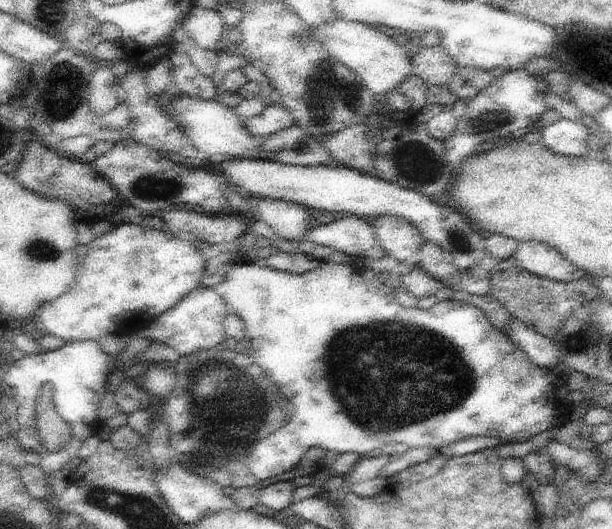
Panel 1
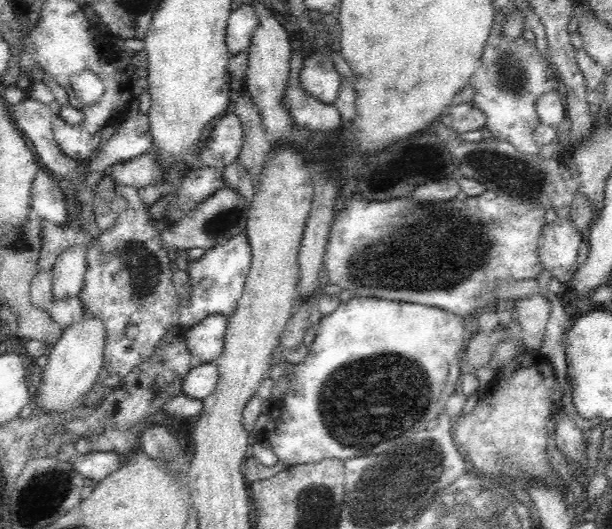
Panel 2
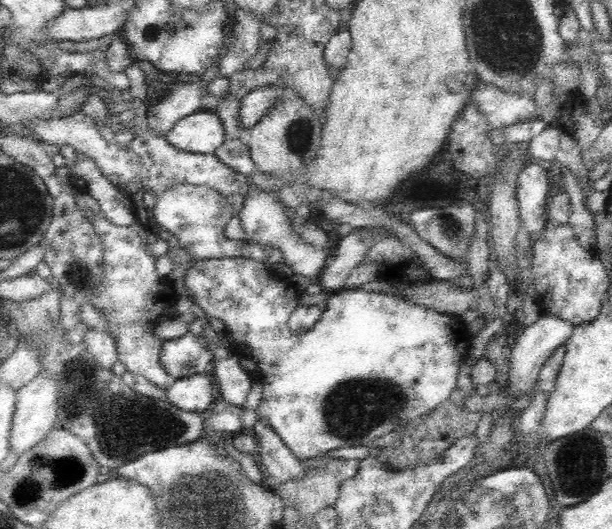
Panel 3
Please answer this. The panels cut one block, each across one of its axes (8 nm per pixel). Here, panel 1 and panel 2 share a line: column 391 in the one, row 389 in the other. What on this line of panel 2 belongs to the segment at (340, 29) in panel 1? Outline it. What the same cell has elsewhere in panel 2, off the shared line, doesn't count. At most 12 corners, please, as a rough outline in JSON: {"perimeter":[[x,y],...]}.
{"perimeter":[[85,316],[59,336],[39,370],[34,405],[85,404],[101,376],[105,332]]}

